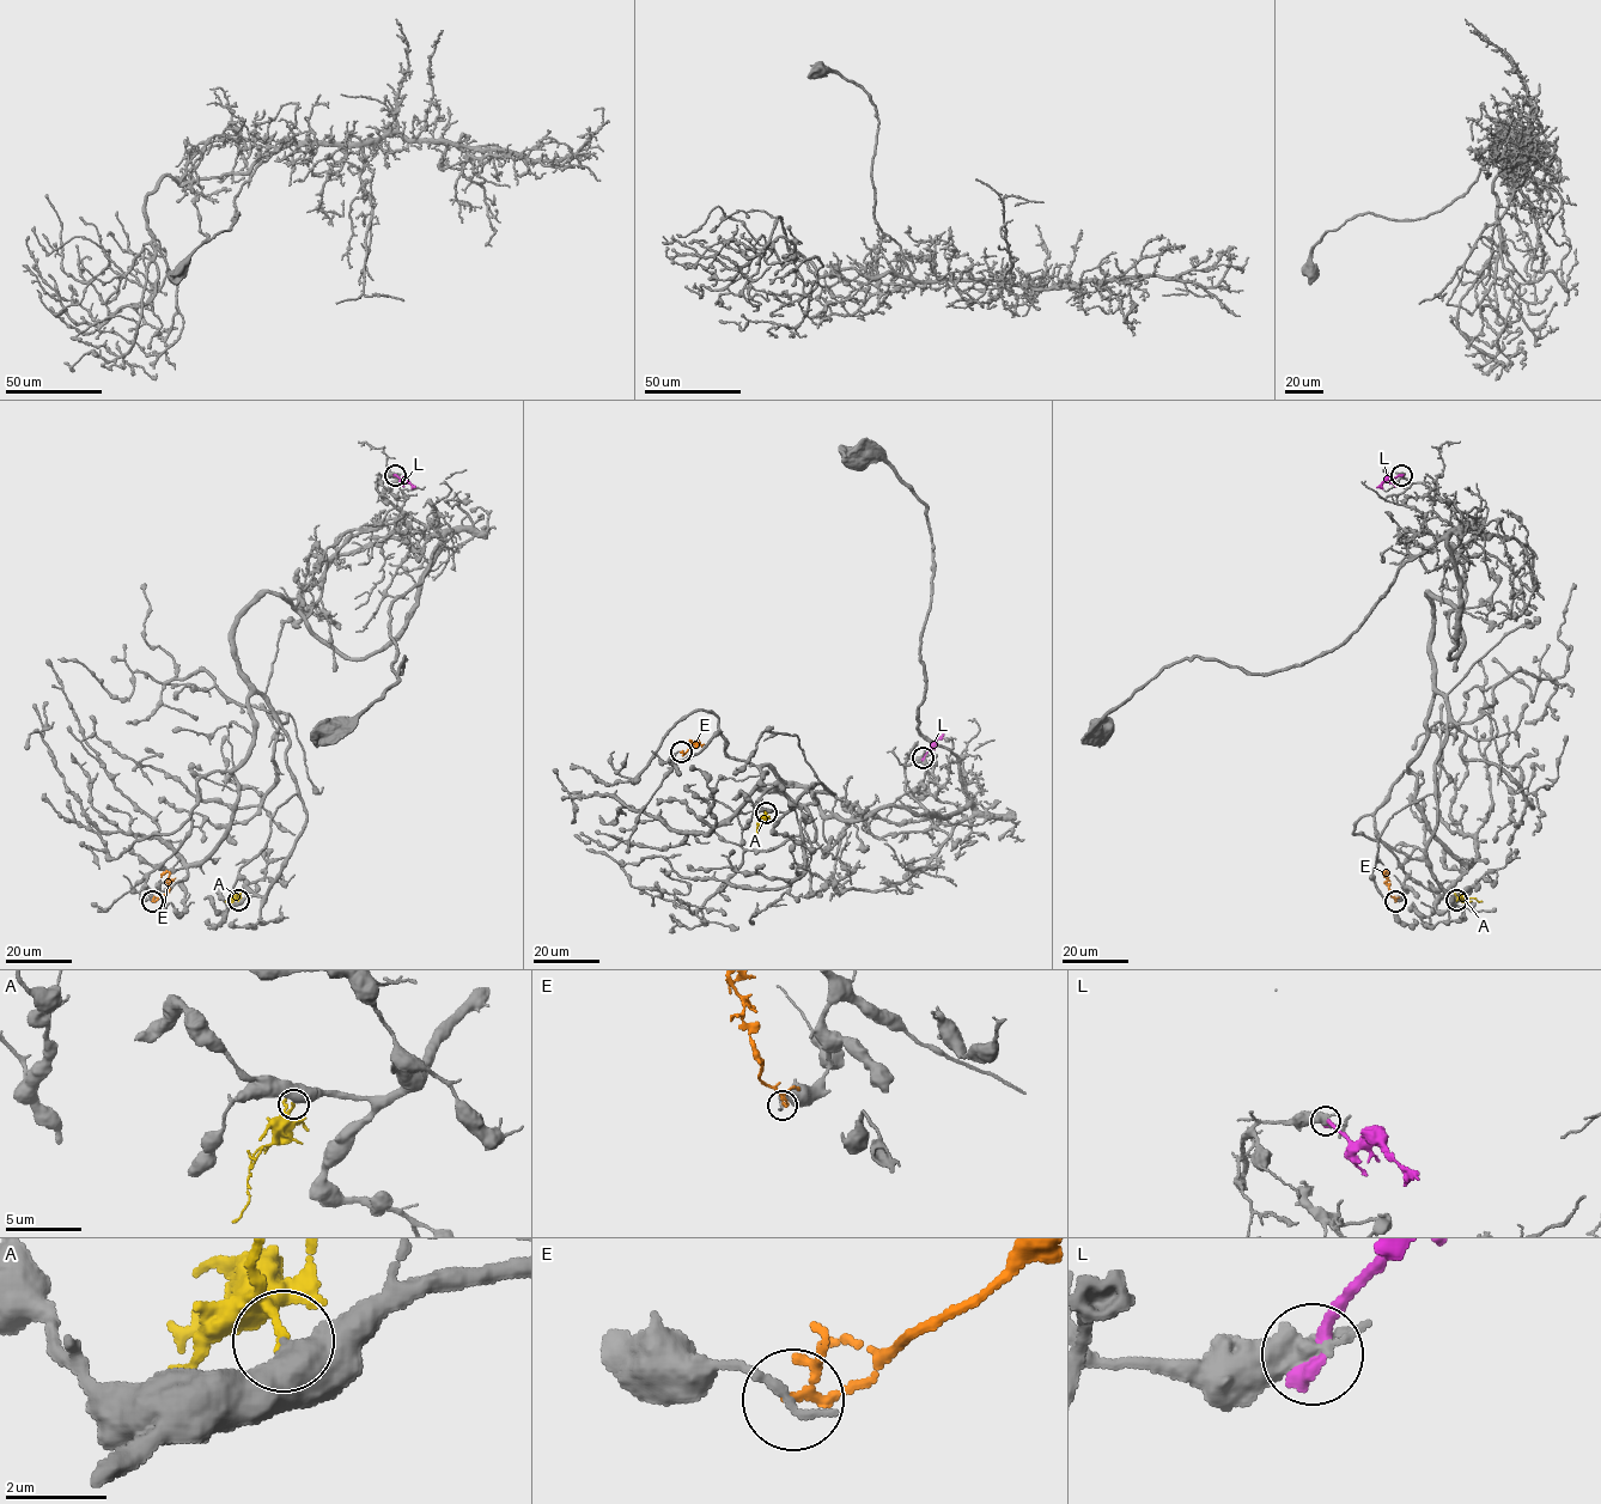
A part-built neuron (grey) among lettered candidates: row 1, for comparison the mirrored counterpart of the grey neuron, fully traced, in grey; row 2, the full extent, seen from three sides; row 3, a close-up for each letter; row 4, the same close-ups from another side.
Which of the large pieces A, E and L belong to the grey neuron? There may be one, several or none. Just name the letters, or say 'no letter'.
no letter

